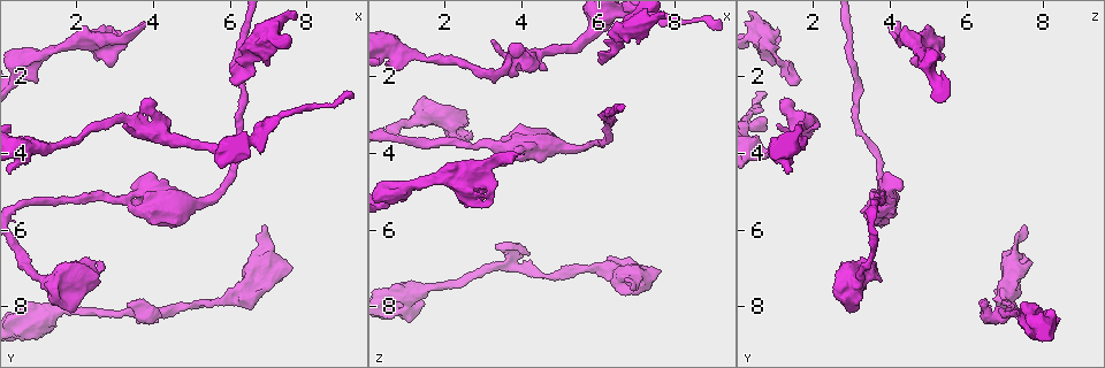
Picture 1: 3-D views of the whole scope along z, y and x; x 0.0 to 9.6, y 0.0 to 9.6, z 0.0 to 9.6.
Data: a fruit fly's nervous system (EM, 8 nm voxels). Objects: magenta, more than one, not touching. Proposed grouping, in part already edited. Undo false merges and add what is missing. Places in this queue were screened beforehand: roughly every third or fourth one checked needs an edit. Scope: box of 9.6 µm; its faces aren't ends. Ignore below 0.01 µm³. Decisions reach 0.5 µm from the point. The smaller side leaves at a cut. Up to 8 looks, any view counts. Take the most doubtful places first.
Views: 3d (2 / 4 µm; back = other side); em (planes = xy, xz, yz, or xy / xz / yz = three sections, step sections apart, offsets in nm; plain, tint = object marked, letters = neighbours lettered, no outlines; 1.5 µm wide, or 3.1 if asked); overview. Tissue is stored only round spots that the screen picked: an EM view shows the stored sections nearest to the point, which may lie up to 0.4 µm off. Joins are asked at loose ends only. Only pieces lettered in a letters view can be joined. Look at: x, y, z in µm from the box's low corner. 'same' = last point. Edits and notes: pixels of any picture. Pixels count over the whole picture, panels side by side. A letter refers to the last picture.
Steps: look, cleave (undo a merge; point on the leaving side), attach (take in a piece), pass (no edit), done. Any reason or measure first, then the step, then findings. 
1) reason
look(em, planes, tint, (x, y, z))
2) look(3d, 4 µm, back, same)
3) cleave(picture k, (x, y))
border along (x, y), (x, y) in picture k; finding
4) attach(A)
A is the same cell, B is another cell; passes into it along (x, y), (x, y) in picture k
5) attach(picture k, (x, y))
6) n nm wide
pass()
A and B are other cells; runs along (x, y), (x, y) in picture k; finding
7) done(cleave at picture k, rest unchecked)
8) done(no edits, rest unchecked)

an open end
look(em, xy, step 4, letters, (4.00, 0.65, 4.05))

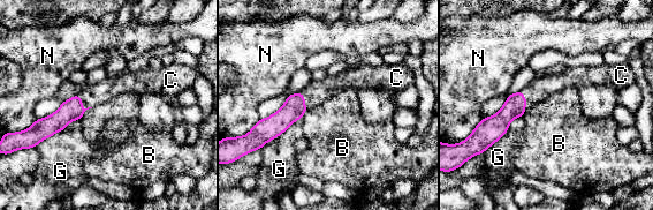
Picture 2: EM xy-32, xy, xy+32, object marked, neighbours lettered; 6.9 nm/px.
another direction
look(em, planes, letters, same)

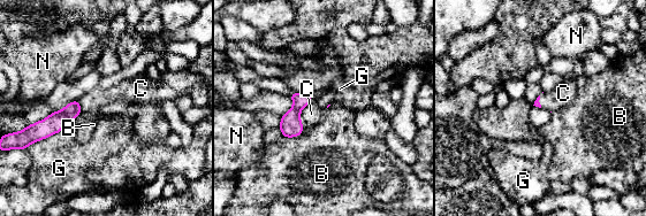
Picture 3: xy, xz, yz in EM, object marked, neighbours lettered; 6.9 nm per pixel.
attach(C)
C is the same cell, B, G and N are other cells; passes into it along (290, 125), (299, 113), (311, 114) in picture 3; the neuron continues

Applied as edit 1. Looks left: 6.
look(overview)

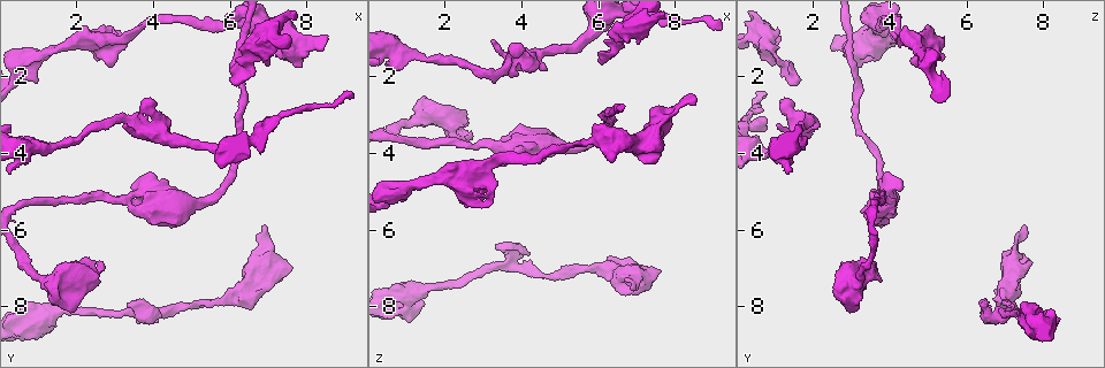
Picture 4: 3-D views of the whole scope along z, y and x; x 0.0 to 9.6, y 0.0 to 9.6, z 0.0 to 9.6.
branch stops here
look(3d, 4 µm, (6.15, 2.15, 1.65))

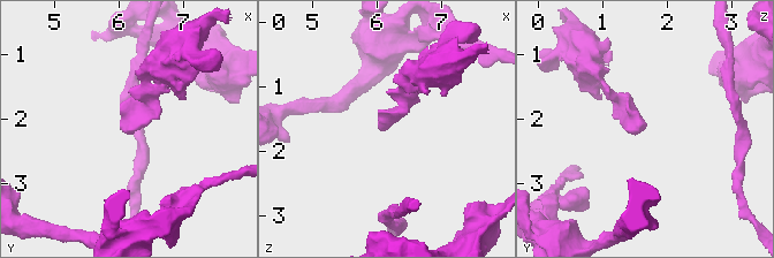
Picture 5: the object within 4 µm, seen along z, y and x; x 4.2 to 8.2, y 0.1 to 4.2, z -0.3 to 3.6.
now the EM
look(em, yz, step 4, tint, (6.10, 2.10, 1.65))

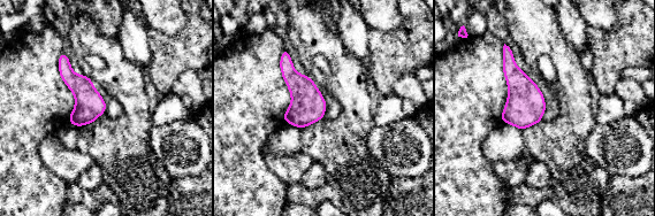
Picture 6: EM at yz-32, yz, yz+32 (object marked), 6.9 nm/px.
look(em, xz, step 8, letters, same)

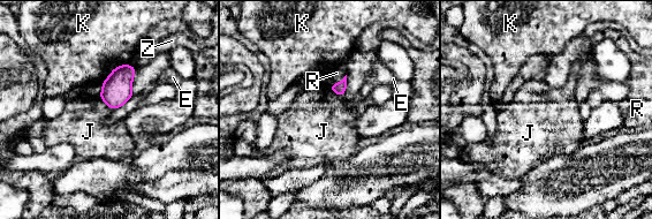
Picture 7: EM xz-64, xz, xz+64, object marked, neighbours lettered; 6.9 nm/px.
200 nm wide
pass()
E, J, K, R and Z are other cells; border along (98, 98), (112, 110) in picture 7; none of them fits

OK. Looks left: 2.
done(attach at picture 3, rest unchecked)

